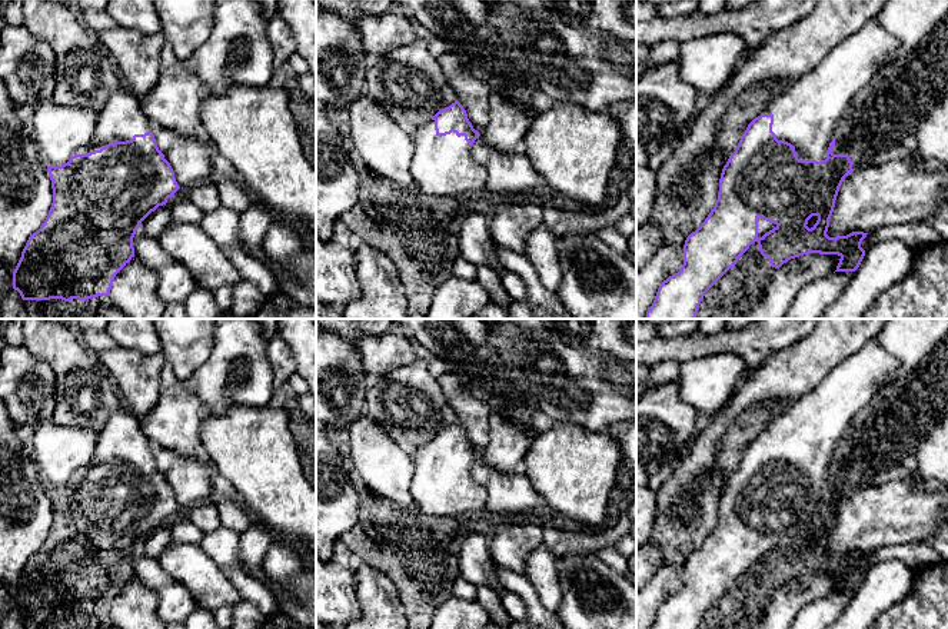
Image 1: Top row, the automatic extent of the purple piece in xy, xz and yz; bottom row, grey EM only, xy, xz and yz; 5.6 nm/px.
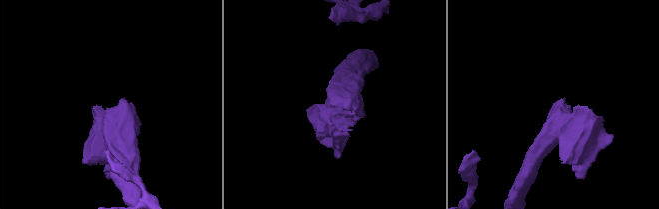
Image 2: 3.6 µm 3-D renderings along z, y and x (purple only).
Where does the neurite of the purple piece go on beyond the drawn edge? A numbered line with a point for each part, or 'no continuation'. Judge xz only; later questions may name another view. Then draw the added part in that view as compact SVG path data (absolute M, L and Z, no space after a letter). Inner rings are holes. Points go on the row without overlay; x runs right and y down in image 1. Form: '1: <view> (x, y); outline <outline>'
1: xz (443, 486); outline M435 440L418 446L410 456L415 473L409 489L425 515L458 519L485 507L488 492L473 479L465 456L452 452L439 457Z

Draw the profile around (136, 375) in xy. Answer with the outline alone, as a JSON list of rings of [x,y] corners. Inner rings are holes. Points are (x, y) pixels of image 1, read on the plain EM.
[[[116,346],[100,352],[97,359],[109,370],[124,406],[144,419],[156,406],[160,389],[162,353],[146,355]]]

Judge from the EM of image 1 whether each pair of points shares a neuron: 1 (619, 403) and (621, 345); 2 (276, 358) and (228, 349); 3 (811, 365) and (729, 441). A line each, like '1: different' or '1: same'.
1: different
2: different
3: different

